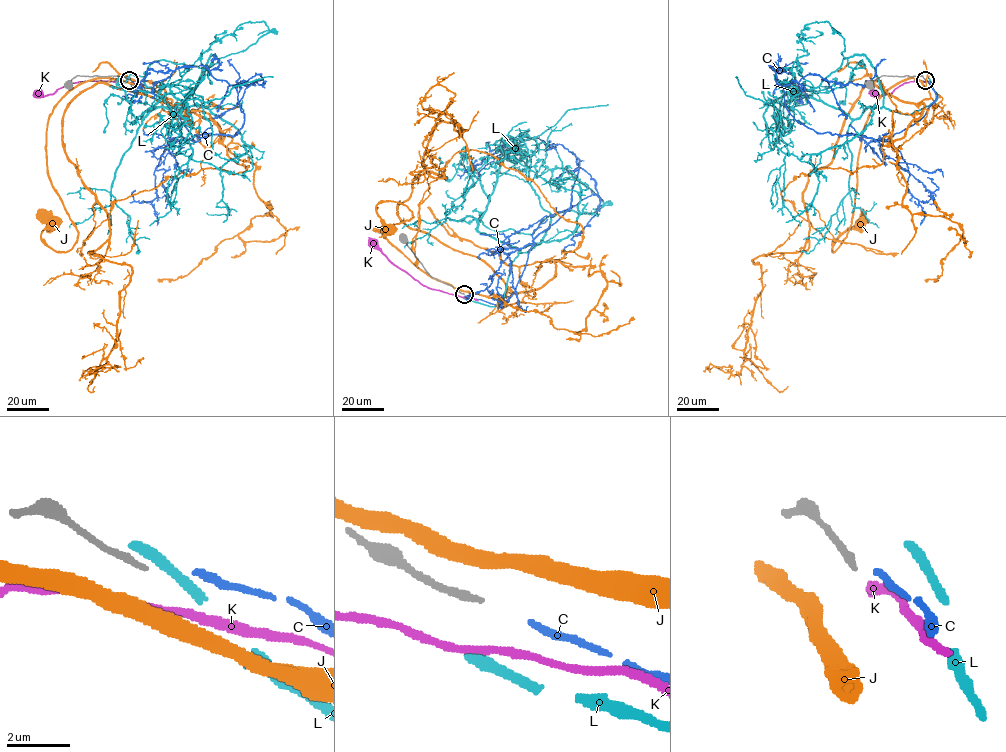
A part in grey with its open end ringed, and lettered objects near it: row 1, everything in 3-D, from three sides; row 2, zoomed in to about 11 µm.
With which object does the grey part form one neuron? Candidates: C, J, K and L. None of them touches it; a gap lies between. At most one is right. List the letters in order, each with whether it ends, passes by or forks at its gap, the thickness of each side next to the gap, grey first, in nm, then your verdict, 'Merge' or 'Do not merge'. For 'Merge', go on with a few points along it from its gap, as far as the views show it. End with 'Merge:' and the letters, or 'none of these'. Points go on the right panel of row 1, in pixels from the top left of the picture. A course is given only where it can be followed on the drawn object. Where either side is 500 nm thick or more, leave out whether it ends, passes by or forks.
C: It ends there. Thickness 200 nm (grey) against 220 nm. Merge. Its course: (926, 80), (936, 98), (926, 114), (880, 141), (797, 122), (769, 65), (795, 76), (801, 101), (790, 96)
J: It passes by. Thickness 200 nm (grey) against 440 nm. Do not merge
K: It passes by. Thickness 200 nm (grey) against 240 nm. Do not merge
L: It ends there. Thickness 200 nm (grey) against 400 nm. Do not merge
Merge: C

